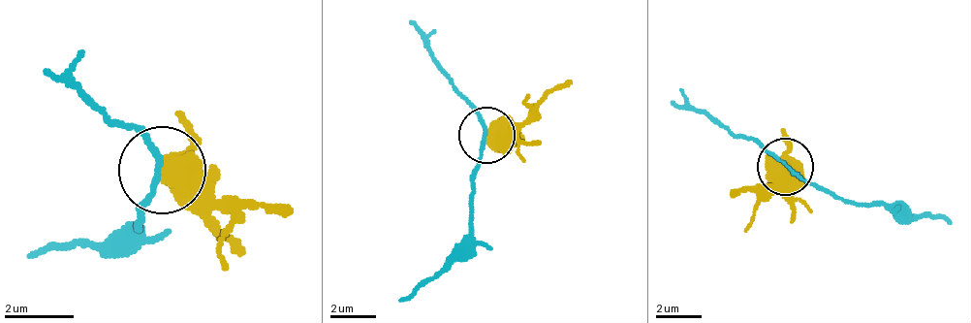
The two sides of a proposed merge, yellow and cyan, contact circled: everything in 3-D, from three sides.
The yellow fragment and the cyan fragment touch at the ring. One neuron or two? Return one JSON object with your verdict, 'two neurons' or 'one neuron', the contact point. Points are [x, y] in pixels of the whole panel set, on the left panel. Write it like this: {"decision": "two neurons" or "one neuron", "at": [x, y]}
{"decision": "two neurons", "at": [162, 170]}

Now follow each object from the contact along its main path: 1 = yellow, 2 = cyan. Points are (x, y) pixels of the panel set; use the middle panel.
1: (485, 134), (514, 134), (571, 82)
2: (485, 134), (468, 196), (468, 242), (399, 299)

